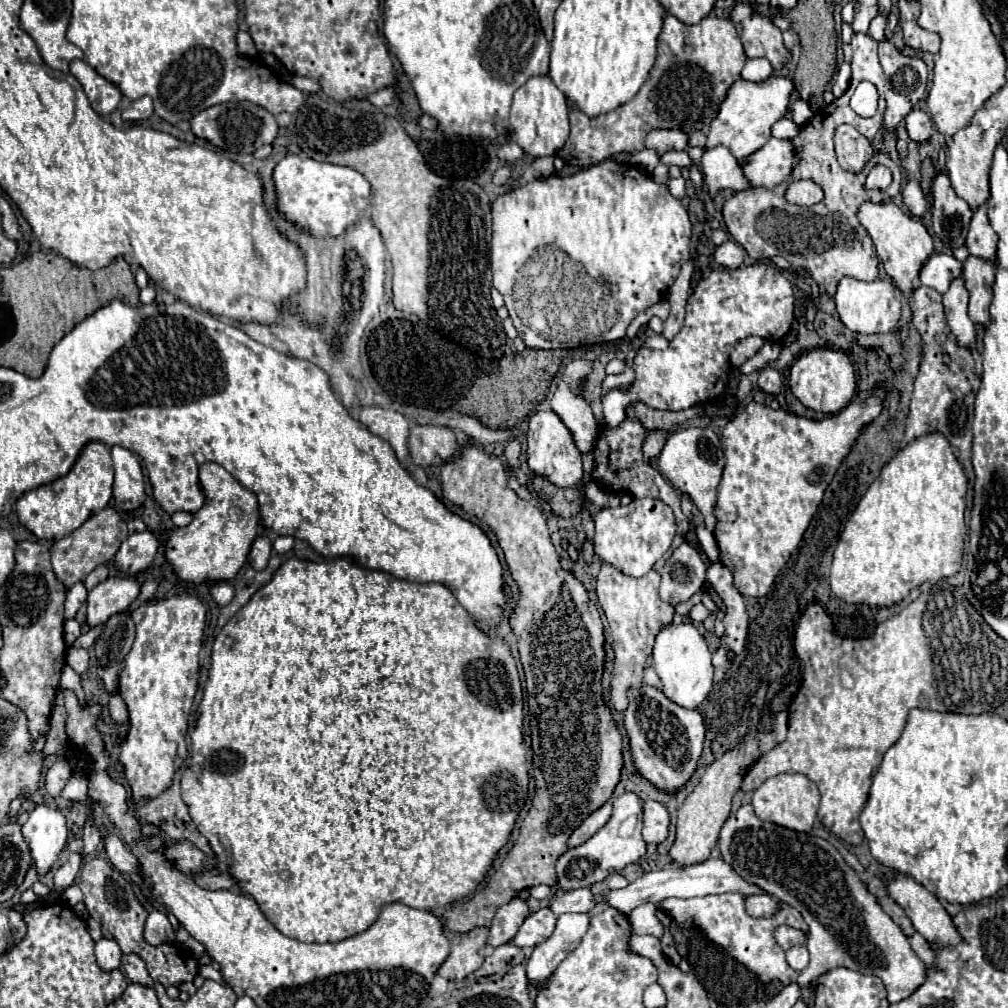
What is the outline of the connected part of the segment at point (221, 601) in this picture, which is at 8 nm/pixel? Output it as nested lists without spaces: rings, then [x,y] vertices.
[[[226,581],[214,583],[214,585],[212,585],[212,597],[214,597],[214,601],[216,601],[220,607],[224,607],[224,605],[228,605],[228,603],[232,601],[234,589],[232,589],[232,585],[226,583]]]

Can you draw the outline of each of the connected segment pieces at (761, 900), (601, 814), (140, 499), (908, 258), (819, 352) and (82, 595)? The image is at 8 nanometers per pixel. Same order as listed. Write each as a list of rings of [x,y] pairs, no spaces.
[[[770,895],[746,897],[746,913],[752,917],[772,917],[778,911],[778,903]]]
[[[604,803],[598,811],[594,811],[568,839],[568,847],[578,847],[582,845],[584,841],[588,841],[598,829],[602,829],[606,825],[606,821],[610,819],[612,815],[612,805],[610,803]]]
[[[112,447],[114,483],[112,495],[116,509],[134,511],[144,503],[145,483],[142,467],[132,451],[124,447]]]
[[[864,203],[860,207],[858,219],[870,233],[886,273],[892,277],[892,281],[904,293],[904,297],[910,297],[914,291],[914,279],[918,277],[920,269],[924,267],[924,261],[928,261],[928,257],[934,253],[930,233],[926,231],[926,227],[920,221],[914,221],[912,217],[902,213],[894,203],[878,203],[878,205]]]
[[[816,347],[801,354],[790,367],[788,381],[800,403],[820,413],[838,413],[852,401],[856,391],[856,375],[850,357],[844,351],[830,347]]]
[[[76,583],[68,595],[66,595],[66,603],[64,603],[64,621],[72,619],[76,615],[76,611],[82,607],[82,603],[86,601],[86,587],[84,583]]]

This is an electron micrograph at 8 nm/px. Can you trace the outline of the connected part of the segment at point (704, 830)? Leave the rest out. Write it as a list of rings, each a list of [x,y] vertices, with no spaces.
[[[736,747],[736,749],[728,751],[728,753],[724,753],[720,759],[716,759],[706,769],[700,783],[694,787],[694,791],[678,807],[676,841],[668,851],[670,859],[676,865],[680,865],[680,867],[696,865],[696,863],[702,863],[702,861],[706,861],[710,857],[710,851],[718,841],[720,829],[722,829],[724,821],[730,815],[732,797],[740,789],[740,783],[742,783],[742,771],[740,769],[742,769],[742,757],[740,757],[740,749]]]

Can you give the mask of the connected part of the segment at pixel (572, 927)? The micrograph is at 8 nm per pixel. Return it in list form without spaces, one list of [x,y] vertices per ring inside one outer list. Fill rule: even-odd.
[[[566,913],[558,915],[556,929],[554,933],[540,945],[534,947],[528,965],[526,965],[526,975],[528,983],[536,989],[542,989],[560,961],[580,945],[584,933],[588,931],[590,917],[584,913]]]

